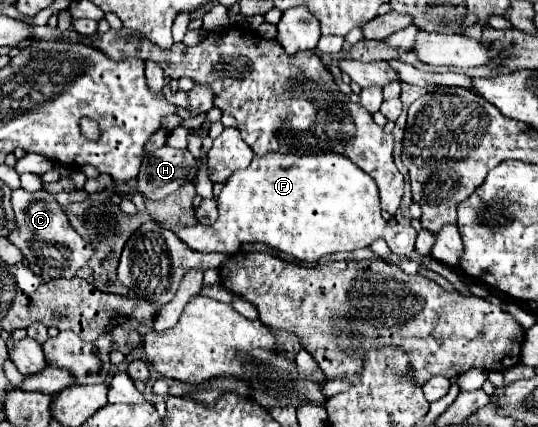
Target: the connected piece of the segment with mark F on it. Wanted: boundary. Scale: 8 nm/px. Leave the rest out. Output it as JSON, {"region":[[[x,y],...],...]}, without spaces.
{"region":[[[270,152],[264,156],[254,156],[248,168],[236,170],[226,182],[216,198],[218,202],[218,220],[210,226],[194,224],[184,226],[178,232],[178,238],[196,252],[222,252],[236,254],[238,248],[246,242],[262,242],[286,254],[292,254],[304,262],[316,262],[326,254],[336,254],[342,250],[366,248],[374,240],[384,238],[392,252],[408,256],[415,249],[416,230],[412,226],[390,224],[382,218],[380,196],[376,182],[360,170],[350,158],[342,154],[282,154]]]}

